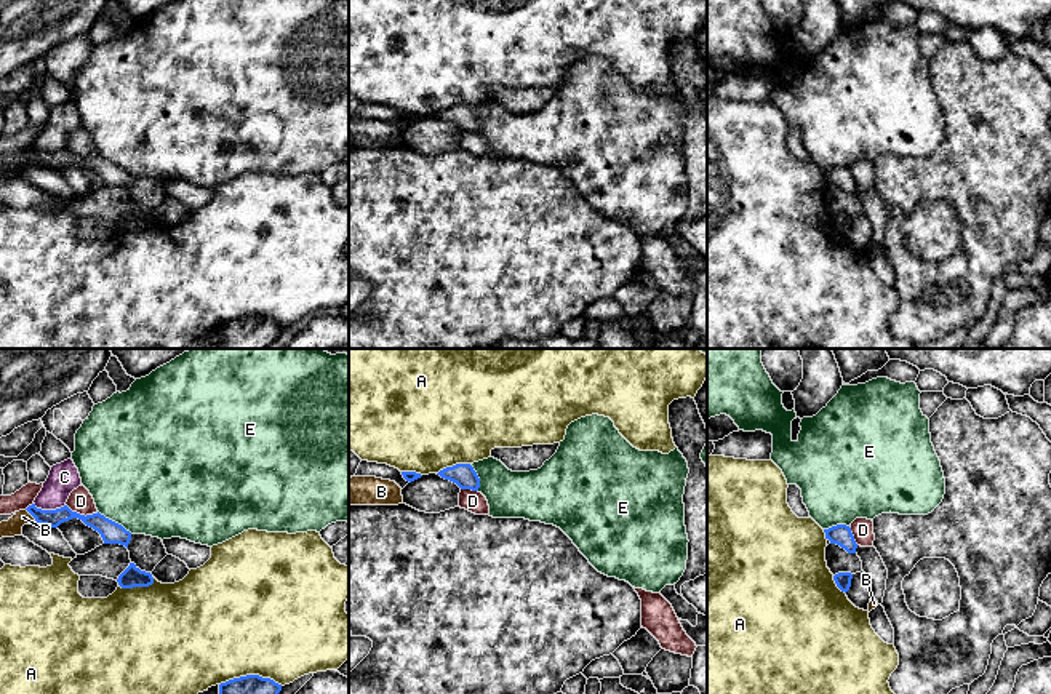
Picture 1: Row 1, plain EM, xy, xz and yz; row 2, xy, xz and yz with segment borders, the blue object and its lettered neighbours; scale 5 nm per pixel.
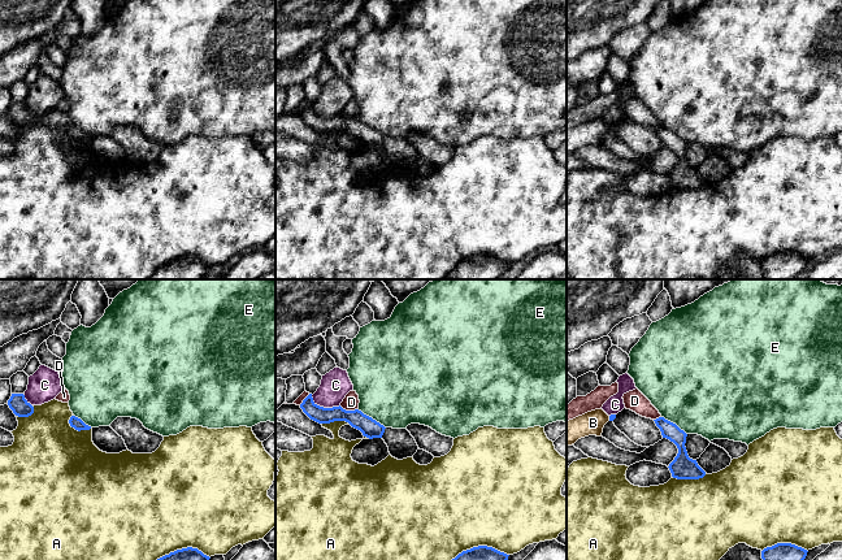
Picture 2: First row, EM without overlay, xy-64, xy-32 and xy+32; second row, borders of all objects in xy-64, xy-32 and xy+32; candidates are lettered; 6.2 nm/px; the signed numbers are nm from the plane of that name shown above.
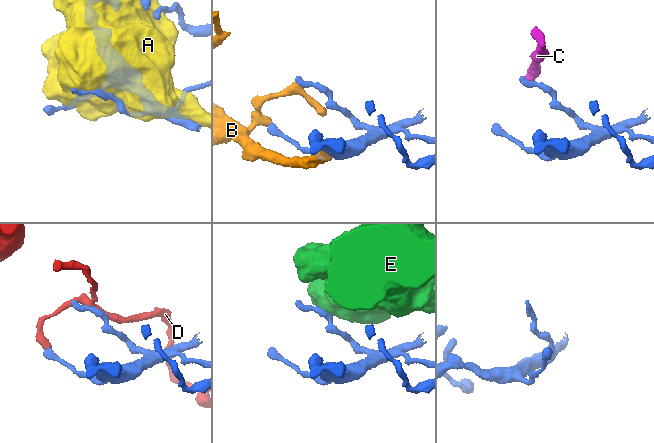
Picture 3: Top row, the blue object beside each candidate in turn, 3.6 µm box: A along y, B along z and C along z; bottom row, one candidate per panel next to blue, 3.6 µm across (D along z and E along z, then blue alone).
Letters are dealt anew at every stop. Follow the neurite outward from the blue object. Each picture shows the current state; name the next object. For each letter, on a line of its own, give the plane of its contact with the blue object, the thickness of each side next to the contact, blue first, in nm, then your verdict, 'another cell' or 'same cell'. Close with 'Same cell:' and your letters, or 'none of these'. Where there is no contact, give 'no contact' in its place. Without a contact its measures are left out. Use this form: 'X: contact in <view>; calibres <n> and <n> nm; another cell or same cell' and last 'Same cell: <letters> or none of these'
A: contact in xy; calibres 220 and 500 nm; another cell
B: contact in xy; calibres 90 and 90 nm; another cell
C: contact in xy; calibres 90 and 150 nm; another cell
D: contact in xy; calibres 110 and 120 nm; another cell
E: contact in xy; calibres 110 and 500 nm; another cell
Same cell: none of these

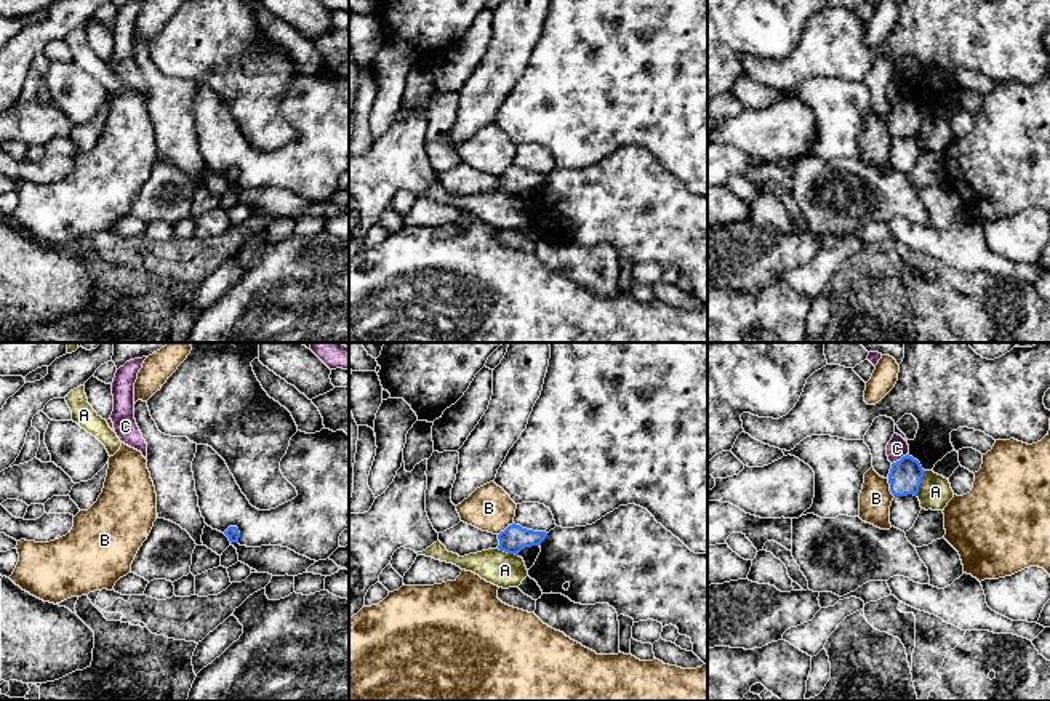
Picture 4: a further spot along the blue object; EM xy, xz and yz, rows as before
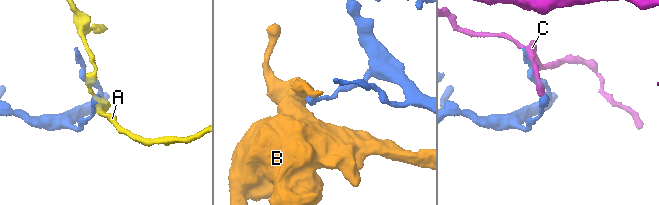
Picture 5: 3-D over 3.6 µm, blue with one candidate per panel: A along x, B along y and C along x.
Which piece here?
A: contact in yz; calibres 170 and 170 nm; another cell
B: contact in yz; calibres 170 and 160 nm; another cell
C: contact in yz; calibres 170 and 100 nm; another cell
Same cell: none of these

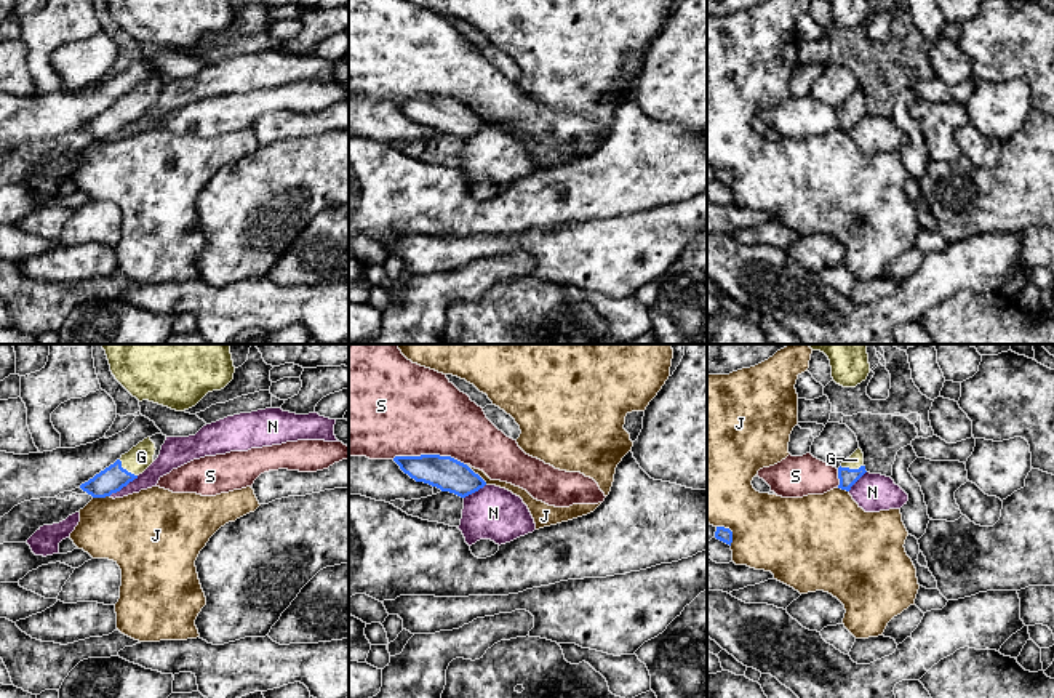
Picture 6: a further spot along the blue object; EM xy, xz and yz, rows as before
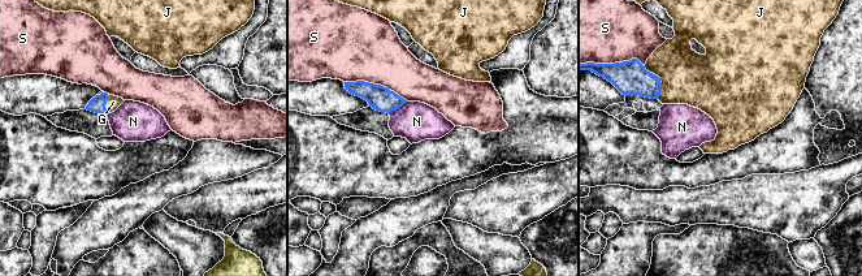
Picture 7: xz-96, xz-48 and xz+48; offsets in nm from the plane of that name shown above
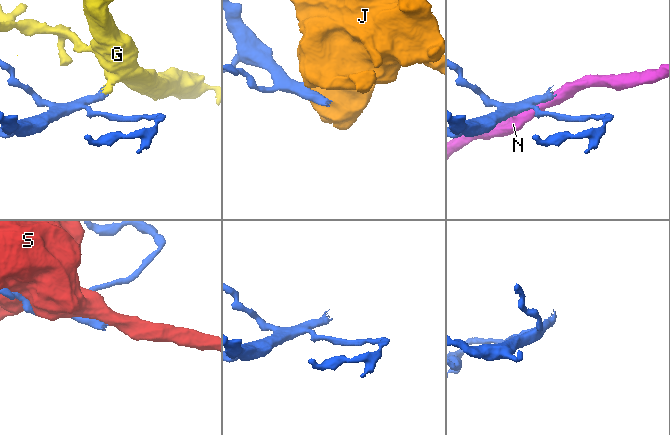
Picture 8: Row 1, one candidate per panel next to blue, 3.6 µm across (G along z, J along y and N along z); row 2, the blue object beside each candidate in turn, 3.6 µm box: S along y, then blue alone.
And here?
G: contact in xy; calibres 140 and 120 nm; same cell
J: contact in xz; calibres 170 and 50 nm; another cell
N: contact in xy; calibres 140 and 100 nm; another cell
S: contact in xz; calibres 170 and 460 nm; another cell
Same cell: G

